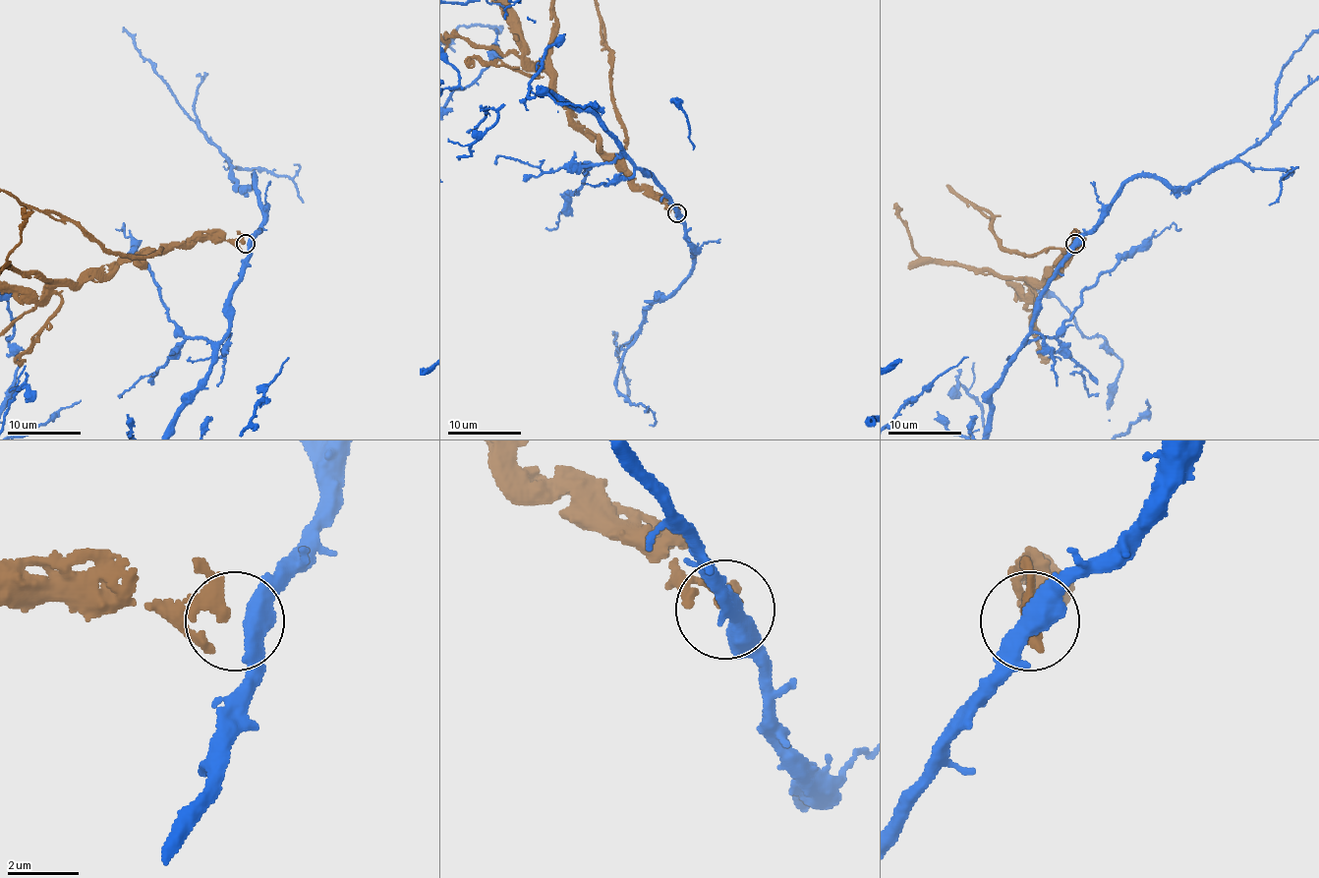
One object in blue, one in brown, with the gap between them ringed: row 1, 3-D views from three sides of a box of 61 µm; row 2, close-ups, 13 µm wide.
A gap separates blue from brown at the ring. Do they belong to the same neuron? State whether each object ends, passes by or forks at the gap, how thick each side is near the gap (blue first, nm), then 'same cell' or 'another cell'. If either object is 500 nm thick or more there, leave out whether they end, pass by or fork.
blue passes by | brown passes by | 480/200 nm | another cell

